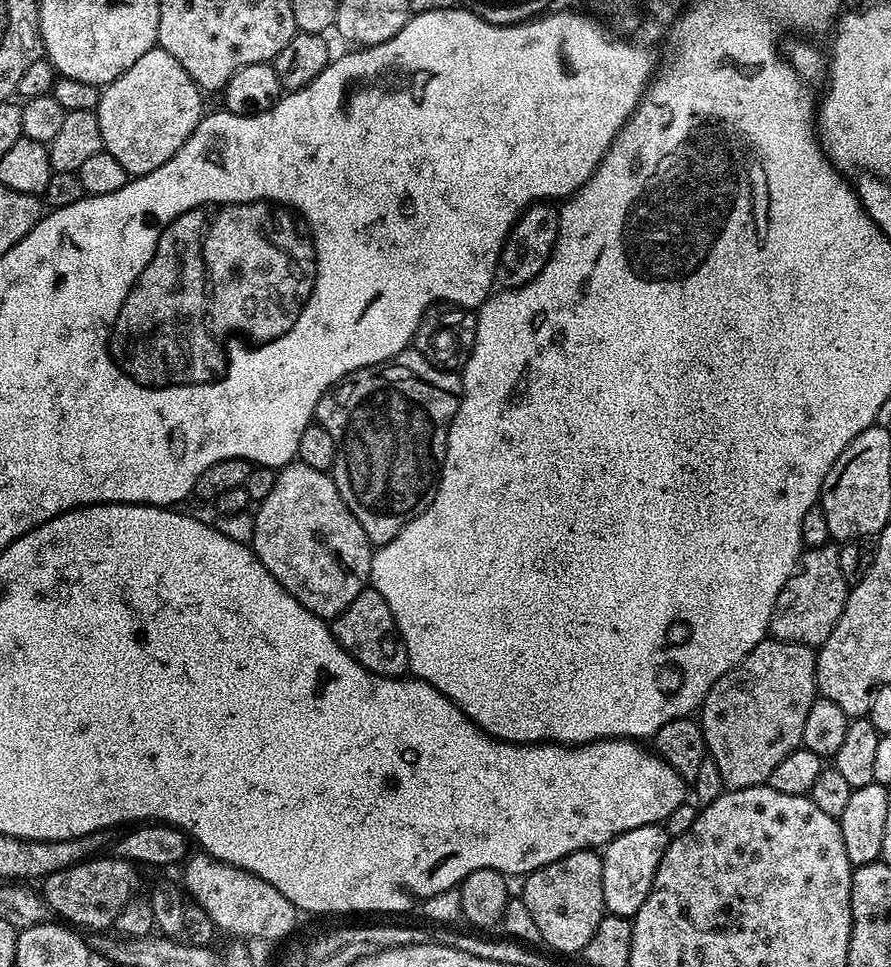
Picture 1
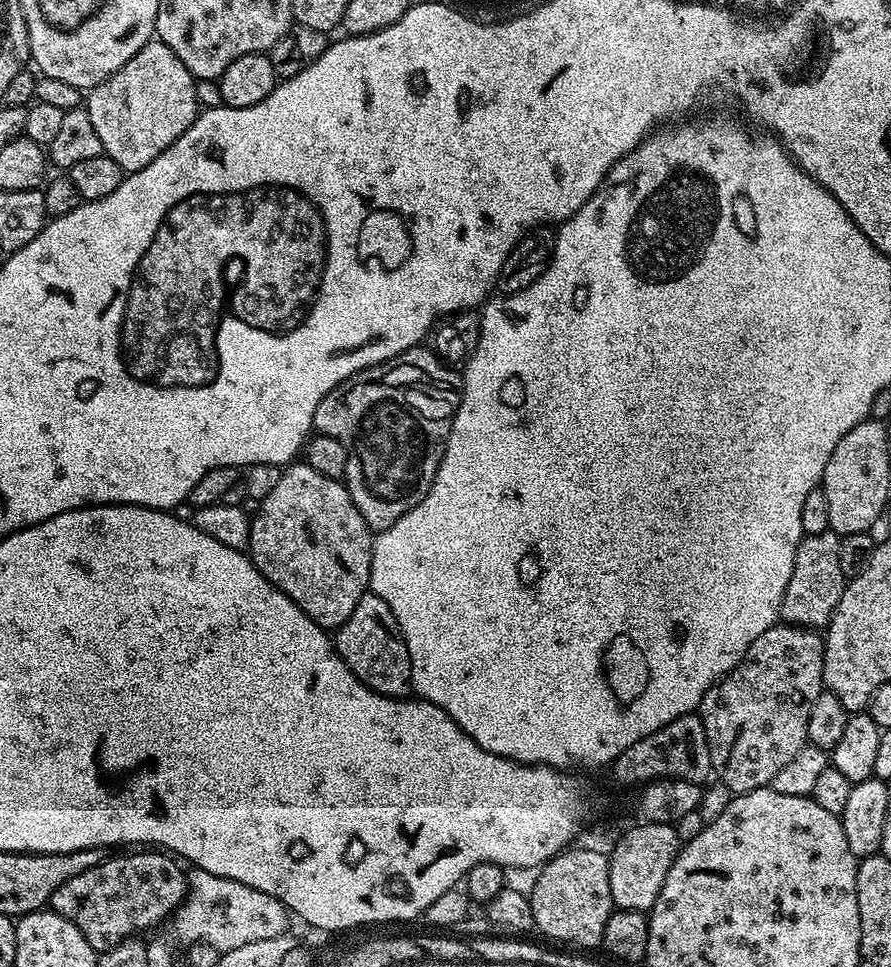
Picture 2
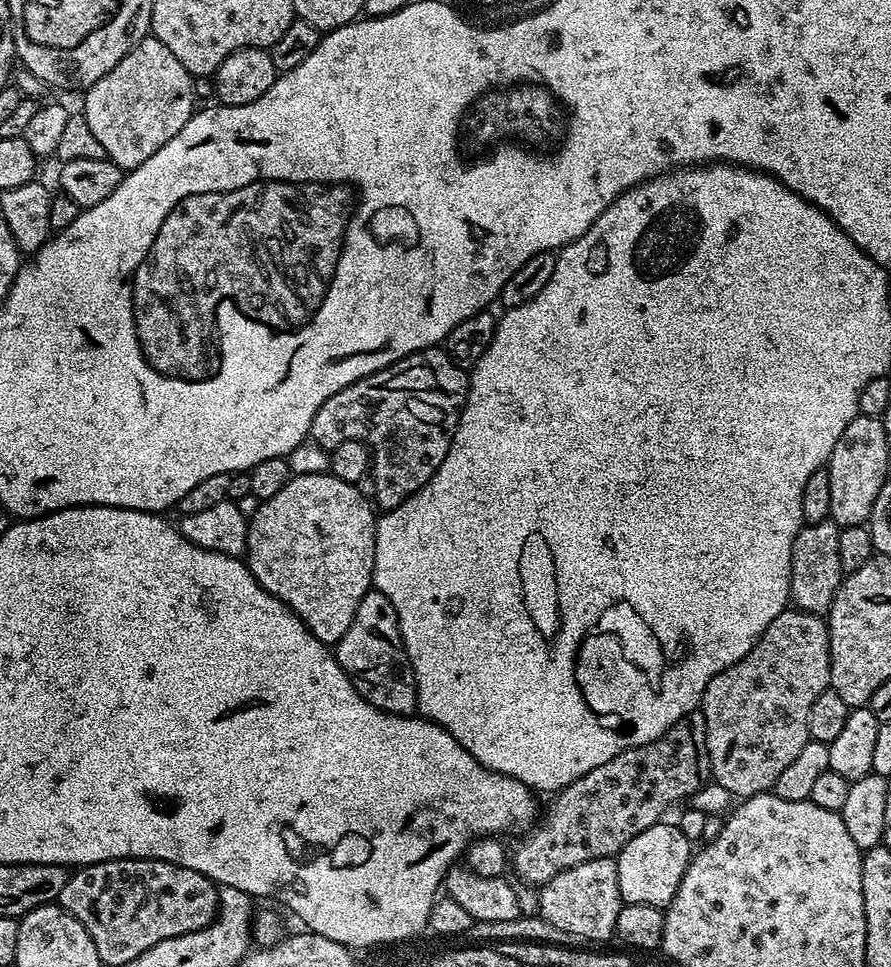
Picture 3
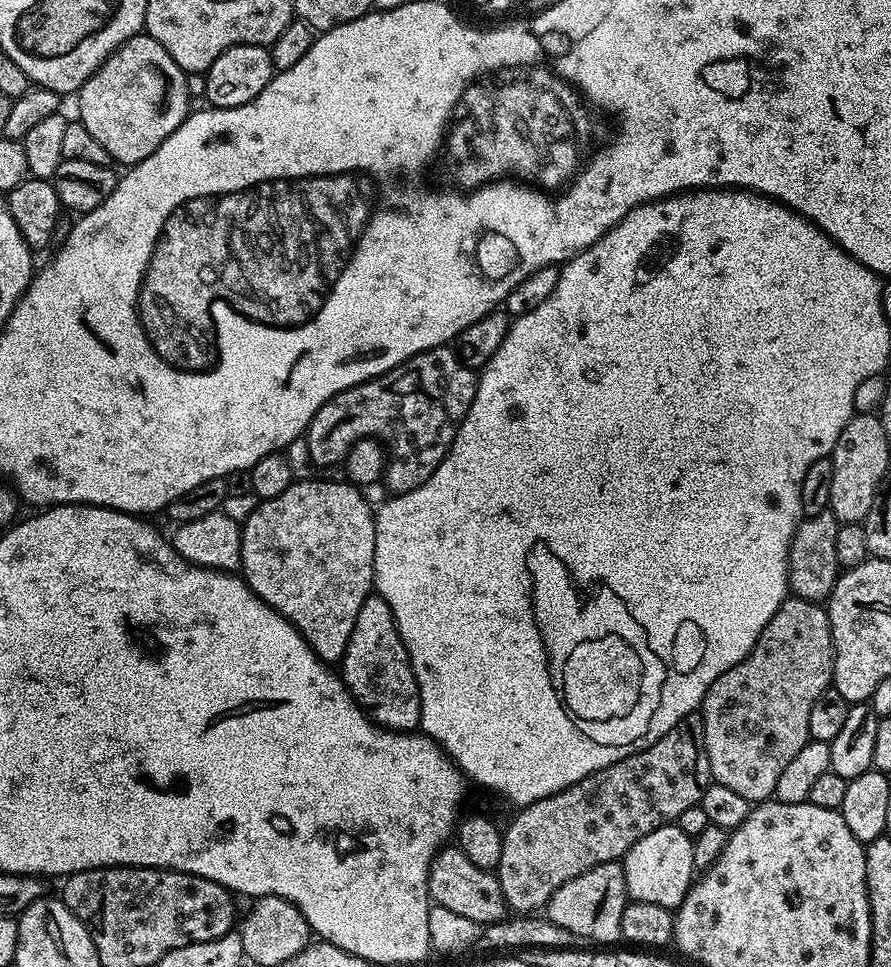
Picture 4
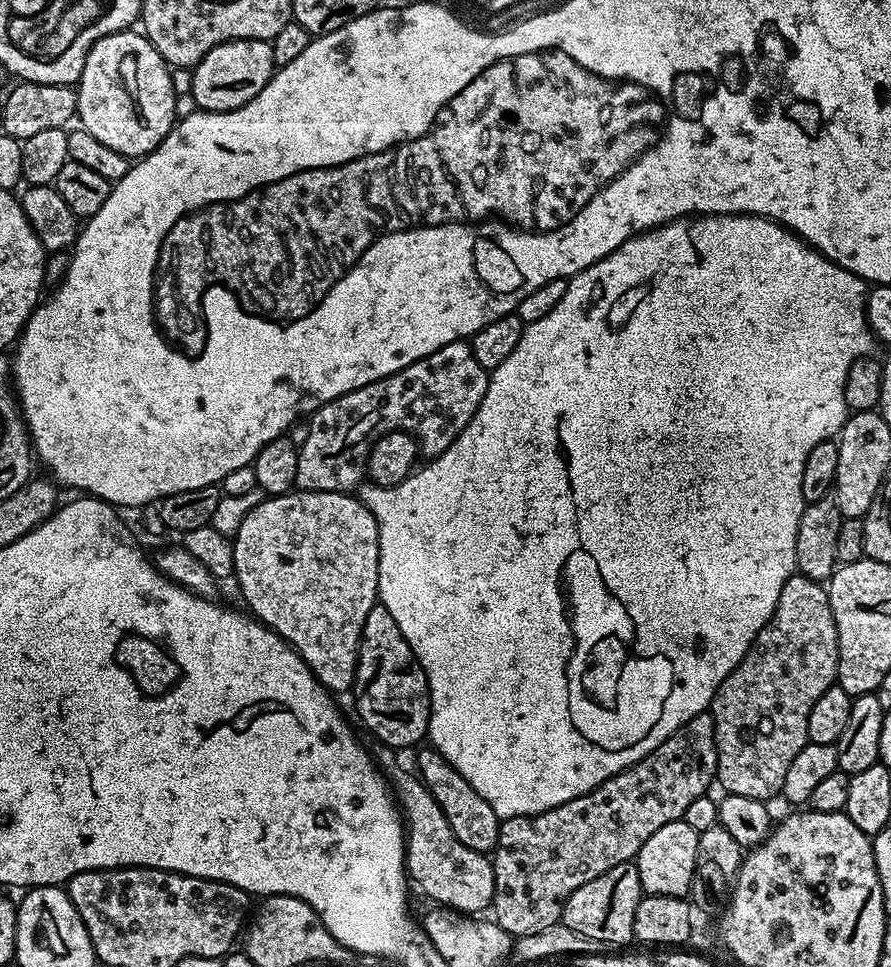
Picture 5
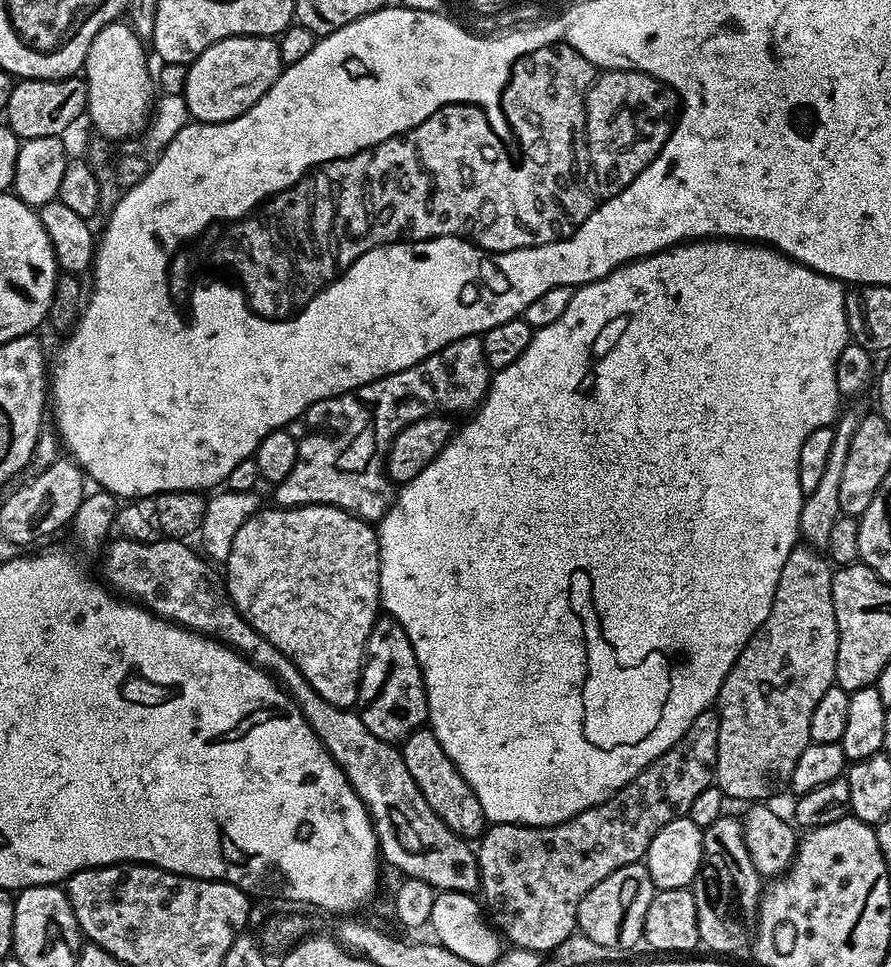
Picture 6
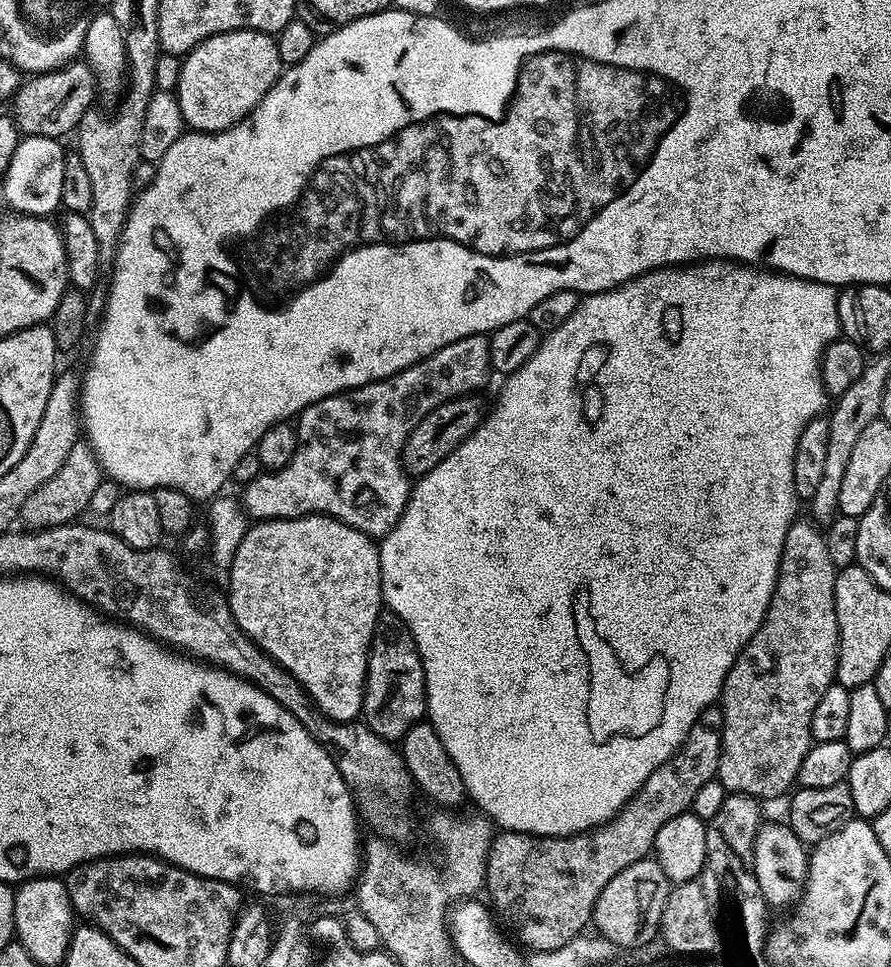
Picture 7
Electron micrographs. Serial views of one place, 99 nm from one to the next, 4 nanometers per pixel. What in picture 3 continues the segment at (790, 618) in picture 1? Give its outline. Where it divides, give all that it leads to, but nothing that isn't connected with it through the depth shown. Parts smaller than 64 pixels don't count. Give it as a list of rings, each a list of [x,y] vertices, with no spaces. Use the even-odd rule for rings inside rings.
[[[829,518],[817,524],[804,524],[794,538],[790,566],[790,600],[802,612],[827,613],[842,583],[842,562],[838,559],[841,528]]]

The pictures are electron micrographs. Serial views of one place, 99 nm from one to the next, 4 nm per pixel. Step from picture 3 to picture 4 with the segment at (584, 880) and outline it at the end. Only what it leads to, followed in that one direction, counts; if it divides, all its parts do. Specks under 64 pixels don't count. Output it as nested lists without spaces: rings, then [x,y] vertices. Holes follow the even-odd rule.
[[[611,860],[570,878],[566,886],[558,886],[546,905],[547,919],[553,920],[570,934],[582,934],[600,946],[612,946],[621,939],[622,912],[630,903],[623,863]]]

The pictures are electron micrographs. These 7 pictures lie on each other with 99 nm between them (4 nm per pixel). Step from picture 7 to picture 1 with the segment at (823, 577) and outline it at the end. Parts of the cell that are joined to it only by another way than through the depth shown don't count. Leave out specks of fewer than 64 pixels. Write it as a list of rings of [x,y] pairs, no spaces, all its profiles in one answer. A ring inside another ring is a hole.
[[[764,639],[754,646],[746,658],[731,668],[702,701],[698,723],[704,730],[707,751],[718,762],[718,774],[722,774],[725,789],[754,788],[763,785],[774,774],[774,766],[804,743],[802,729],[806,726],[806,714],[818,699],[816,691],[816,652],[806,644],[791,644],[785,640]]]

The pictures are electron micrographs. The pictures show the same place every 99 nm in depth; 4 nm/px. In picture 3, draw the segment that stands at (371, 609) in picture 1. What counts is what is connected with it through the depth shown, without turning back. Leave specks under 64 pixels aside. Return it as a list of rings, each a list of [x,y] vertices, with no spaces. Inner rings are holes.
[[[369,590],[358,602],[358,610],[354,610],[354,622],[350,622],[350,630],[342,634],[342,638],[334,645],[336,661],[350,678],[354,690],[370,706],[395,716],[411,716],[417,711],[416,676],[412,673],[412,664],[408,661],[408,651],[404,648],[404,639],[398,626],[398,614],[394,606],[390,606],[390,598],[386,594]]]

